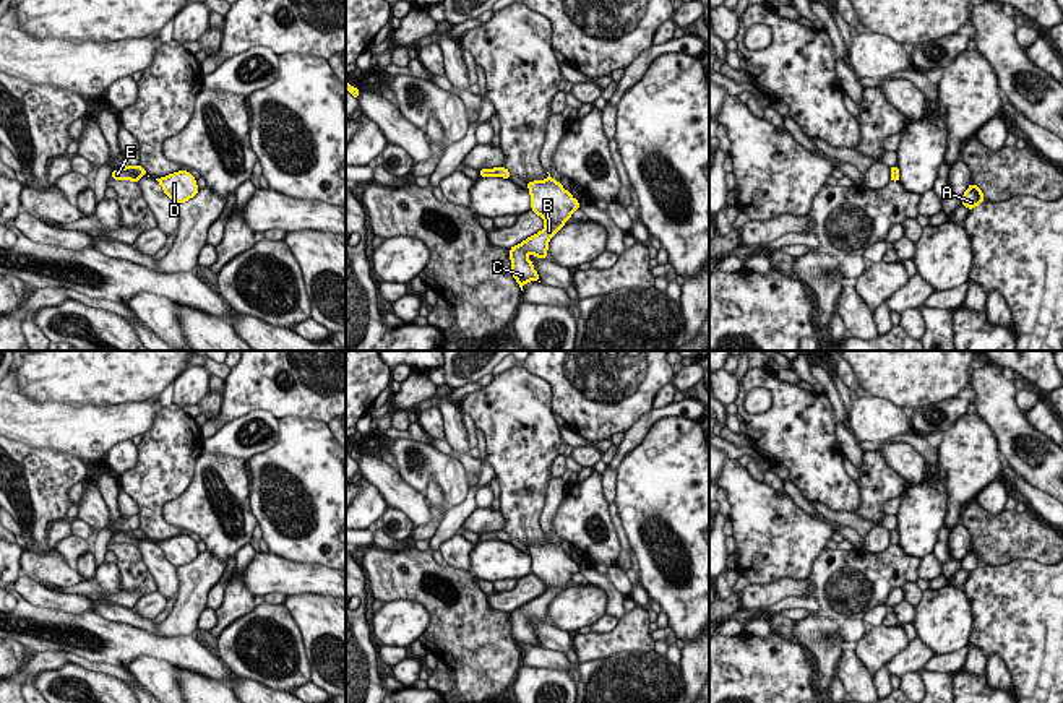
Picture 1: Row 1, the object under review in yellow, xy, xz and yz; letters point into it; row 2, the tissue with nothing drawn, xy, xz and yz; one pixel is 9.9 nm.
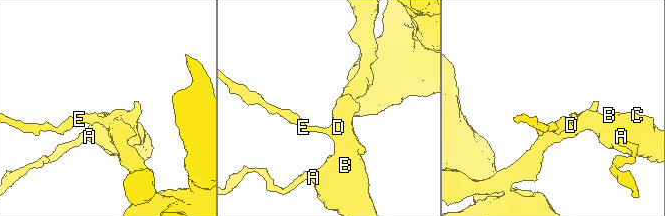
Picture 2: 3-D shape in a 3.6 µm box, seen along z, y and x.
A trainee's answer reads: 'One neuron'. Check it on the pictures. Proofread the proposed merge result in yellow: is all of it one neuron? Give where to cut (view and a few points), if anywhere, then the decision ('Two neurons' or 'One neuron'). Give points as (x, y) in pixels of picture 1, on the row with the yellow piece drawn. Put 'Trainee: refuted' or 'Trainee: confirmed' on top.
Trainee: confirmed
No split. One neuron.

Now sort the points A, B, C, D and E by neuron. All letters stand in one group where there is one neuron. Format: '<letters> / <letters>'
A B C D E

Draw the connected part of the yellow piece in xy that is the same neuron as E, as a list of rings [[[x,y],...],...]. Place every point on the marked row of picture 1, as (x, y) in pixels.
[[[140,164],[135,167],[131,166],[118,167],[117,170],[110,174],[110,177],[115,180],[131,180],[135,183],[140,182],[141,175],[148,175],[148,172]]]

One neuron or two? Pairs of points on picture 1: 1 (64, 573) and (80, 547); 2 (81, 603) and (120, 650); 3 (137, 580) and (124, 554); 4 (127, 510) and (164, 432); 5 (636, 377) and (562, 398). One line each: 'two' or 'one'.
1: two
2: two
3: one
4: two
5: one

